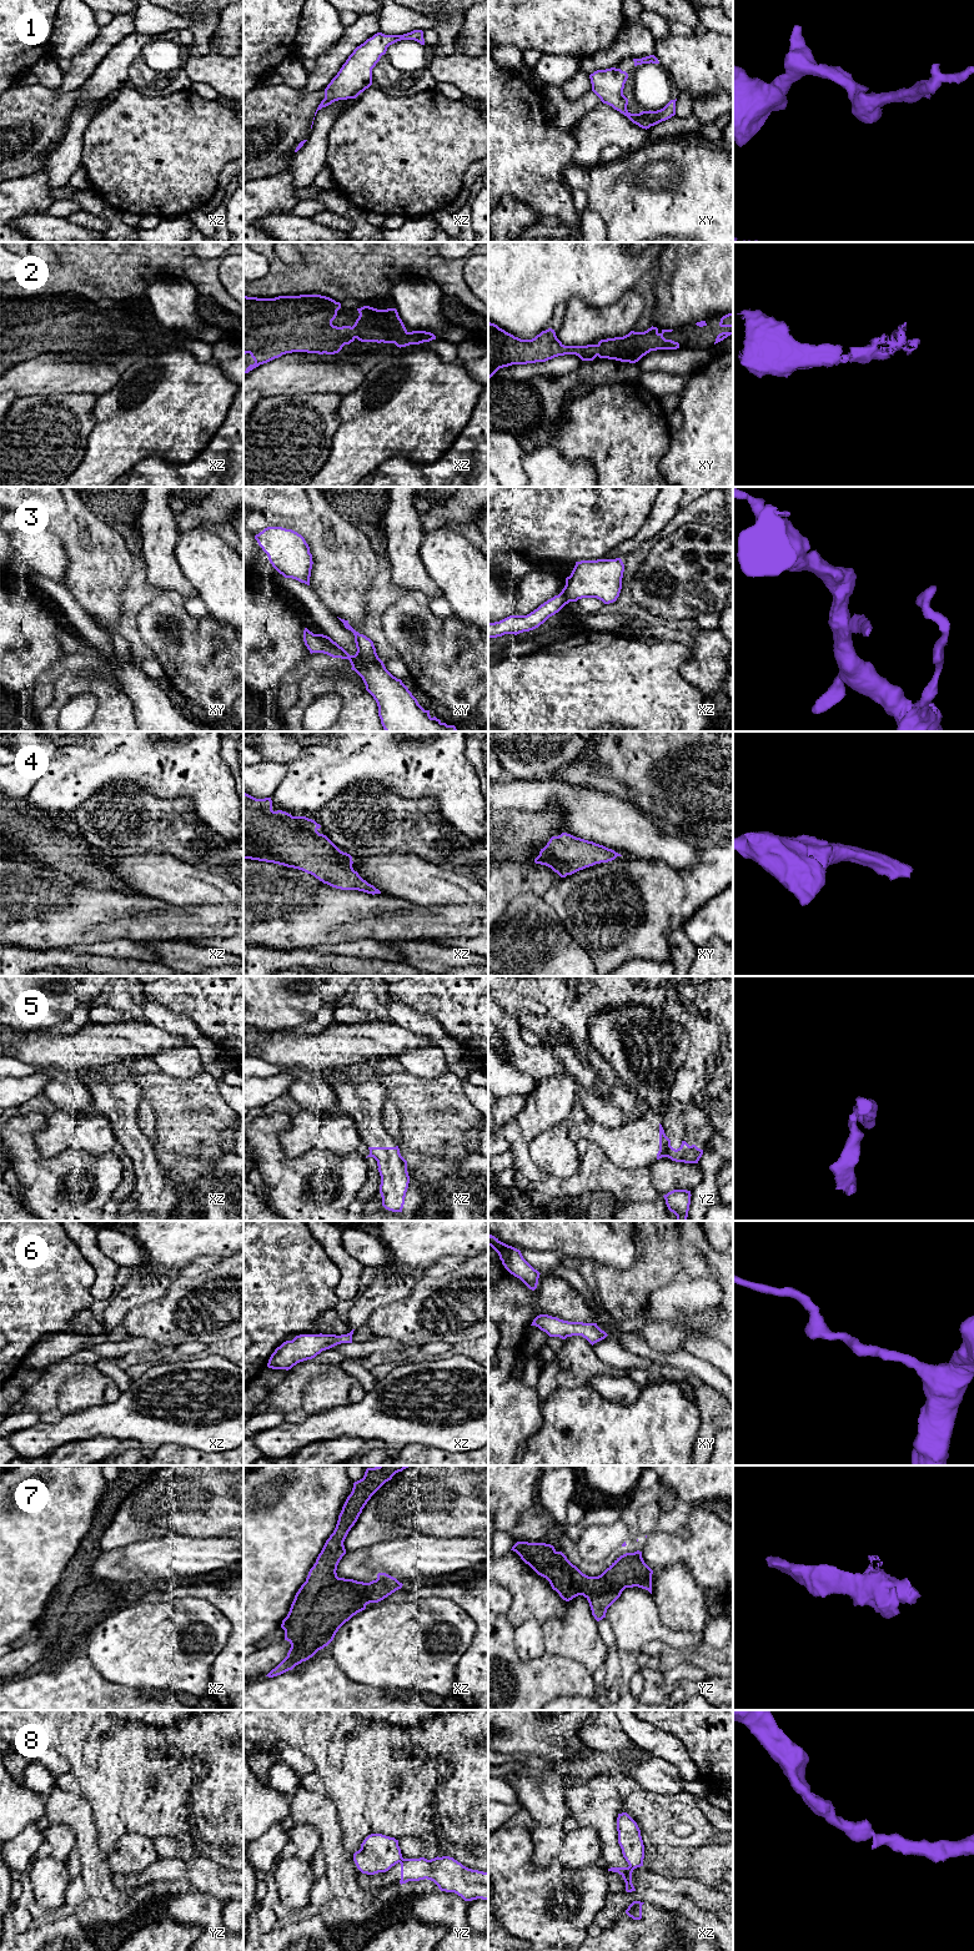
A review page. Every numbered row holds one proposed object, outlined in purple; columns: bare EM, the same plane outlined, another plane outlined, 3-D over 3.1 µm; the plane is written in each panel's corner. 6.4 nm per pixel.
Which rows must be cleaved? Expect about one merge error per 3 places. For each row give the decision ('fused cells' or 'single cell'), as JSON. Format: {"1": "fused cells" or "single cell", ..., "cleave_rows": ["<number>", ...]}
{"1": "single cell", "2": "single cell", "3": "single cell", "4": "single cell", "5": "fused cells", "6": "single cell", "7": "single cell", "8": "fused cells", "cleave_rows": ["5", "8"]}

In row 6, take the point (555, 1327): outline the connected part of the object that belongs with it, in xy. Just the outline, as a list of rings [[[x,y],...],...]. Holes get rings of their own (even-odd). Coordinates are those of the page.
[[[548,1314],[537,1316],[531,1326],[538,1327],[549,1337],[559,1337],[562,1339],[582,1336],[592,1346],[608,1336],[597,1323],[568,1322]]]

